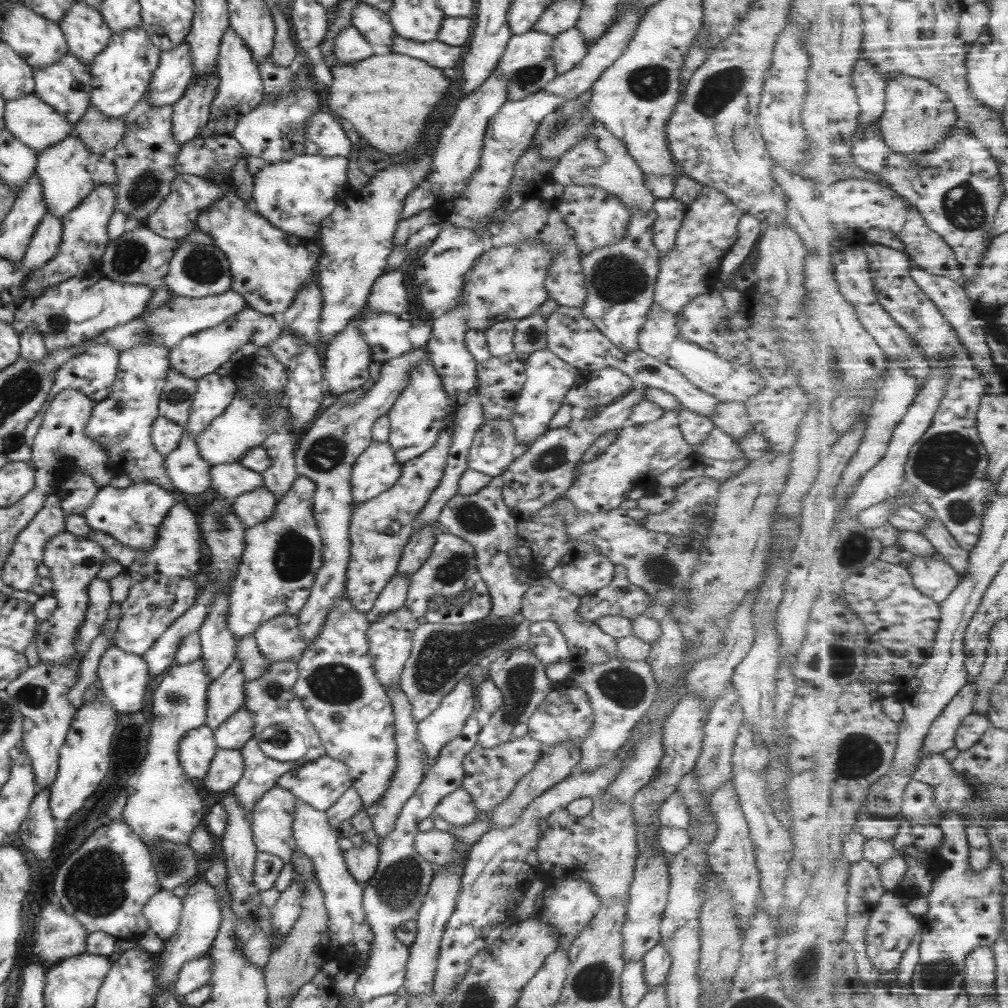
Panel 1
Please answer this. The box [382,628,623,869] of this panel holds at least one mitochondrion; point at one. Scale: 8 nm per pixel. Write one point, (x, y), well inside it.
(520, 680)

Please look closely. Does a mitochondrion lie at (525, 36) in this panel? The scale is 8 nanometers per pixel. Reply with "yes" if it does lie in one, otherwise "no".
no

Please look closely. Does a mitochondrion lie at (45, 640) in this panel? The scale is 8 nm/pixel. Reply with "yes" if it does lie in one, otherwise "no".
no

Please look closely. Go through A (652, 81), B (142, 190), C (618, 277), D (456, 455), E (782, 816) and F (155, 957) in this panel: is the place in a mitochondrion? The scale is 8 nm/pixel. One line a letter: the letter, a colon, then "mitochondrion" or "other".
A: mitochondrion
B: mitochondrion
C: mitochondrion
D: other
E: other
F: other

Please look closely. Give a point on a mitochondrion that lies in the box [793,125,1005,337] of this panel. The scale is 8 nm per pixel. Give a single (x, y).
(963, 206)

